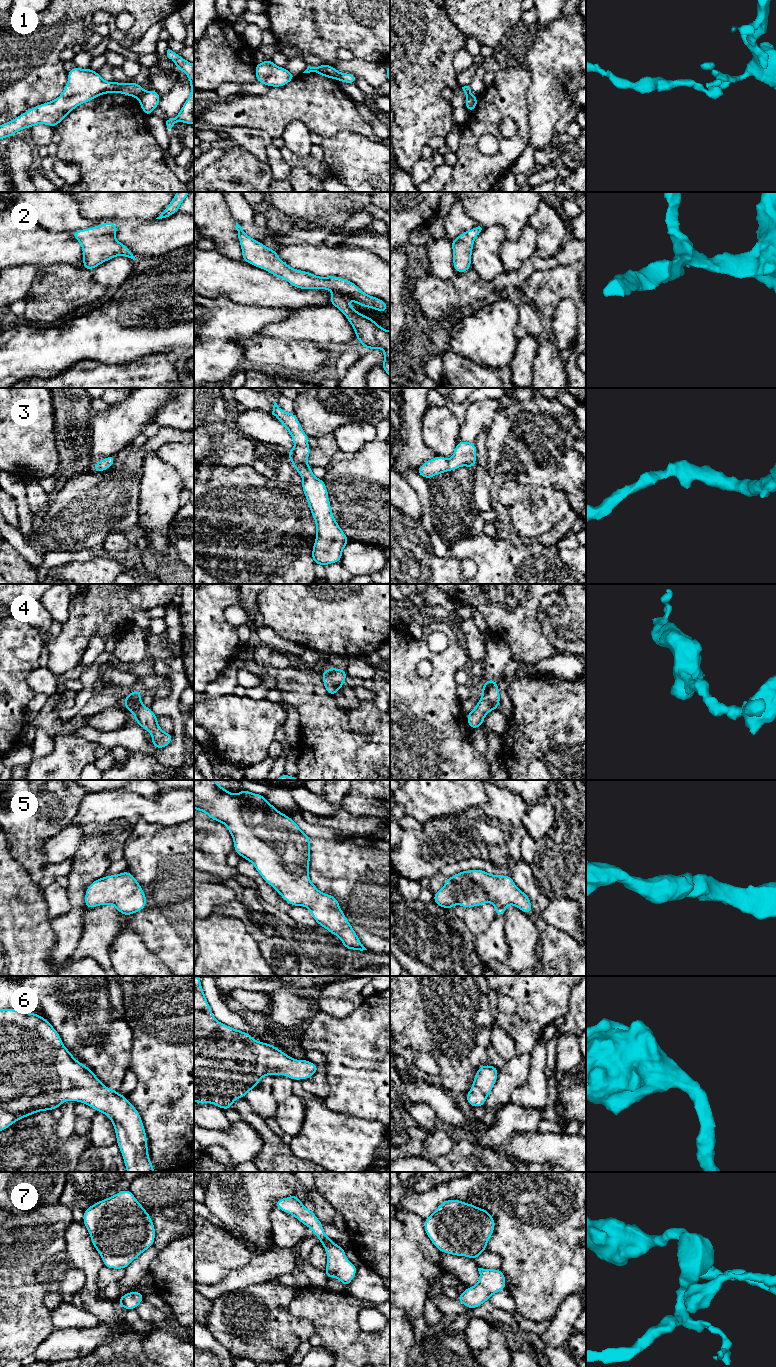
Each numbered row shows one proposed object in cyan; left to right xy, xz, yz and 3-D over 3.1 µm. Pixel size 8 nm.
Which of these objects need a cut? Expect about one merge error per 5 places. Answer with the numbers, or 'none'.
1

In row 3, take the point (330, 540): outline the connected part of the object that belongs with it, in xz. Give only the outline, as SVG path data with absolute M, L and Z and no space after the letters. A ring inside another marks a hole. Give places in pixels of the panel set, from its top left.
M275 401L272 414L289 431L293 443L297 446L288 450L287 455L303 479L301 487L316 523L316 540L311 559L323 567L340 562L342 550L349 539L333 517L324 480L316 478L312 473L312 467L306 462L311 453L308 446L309 437L303 431L297 416L293 412L283 411Z

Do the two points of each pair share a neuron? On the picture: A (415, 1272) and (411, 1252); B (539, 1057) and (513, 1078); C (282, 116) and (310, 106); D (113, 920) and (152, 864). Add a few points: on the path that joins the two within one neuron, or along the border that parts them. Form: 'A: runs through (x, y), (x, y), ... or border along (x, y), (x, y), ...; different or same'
A: runs through (411, 1267), (411, 1257); same
B: border along (531, 1053), (528, 1077), (519, 1085); different
C: runs through (289, 109), (292, 106), (303, 106); same
D: border along (129, 916), (127, 926); different

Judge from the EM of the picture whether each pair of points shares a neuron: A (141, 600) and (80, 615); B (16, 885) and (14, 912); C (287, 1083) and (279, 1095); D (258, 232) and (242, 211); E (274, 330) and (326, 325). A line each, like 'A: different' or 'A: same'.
A: same
B: same
C: same
D: same
E: same

